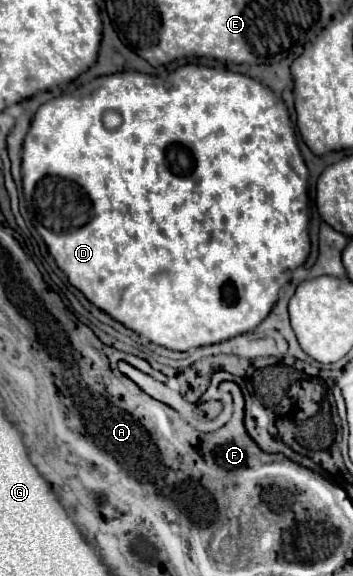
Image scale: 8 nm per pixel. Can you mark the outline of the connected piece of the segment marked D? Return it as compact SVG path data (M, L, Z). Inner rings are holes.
M195 63L177 67L164 79L139 71L123 71L97 77L91 83L69 92L69 95L55 97L41 105L23 143L23 193L27 209L33 215L35 229L45 239L49 253L65 271L69 283L77 287L95 307L109 313L113 319L117 319L137 335L143 335L149 341L173 351L189 351L253 331L277 303L279 291L285 283L289 283L293 269L303 265L309 255L309 171L297 147L295 129L291 125L287 107L283 121L283 105L283 99L257 79L227 69ZM107 111L117 111L123 117L119 129L107 129L103 125L101 117Z

